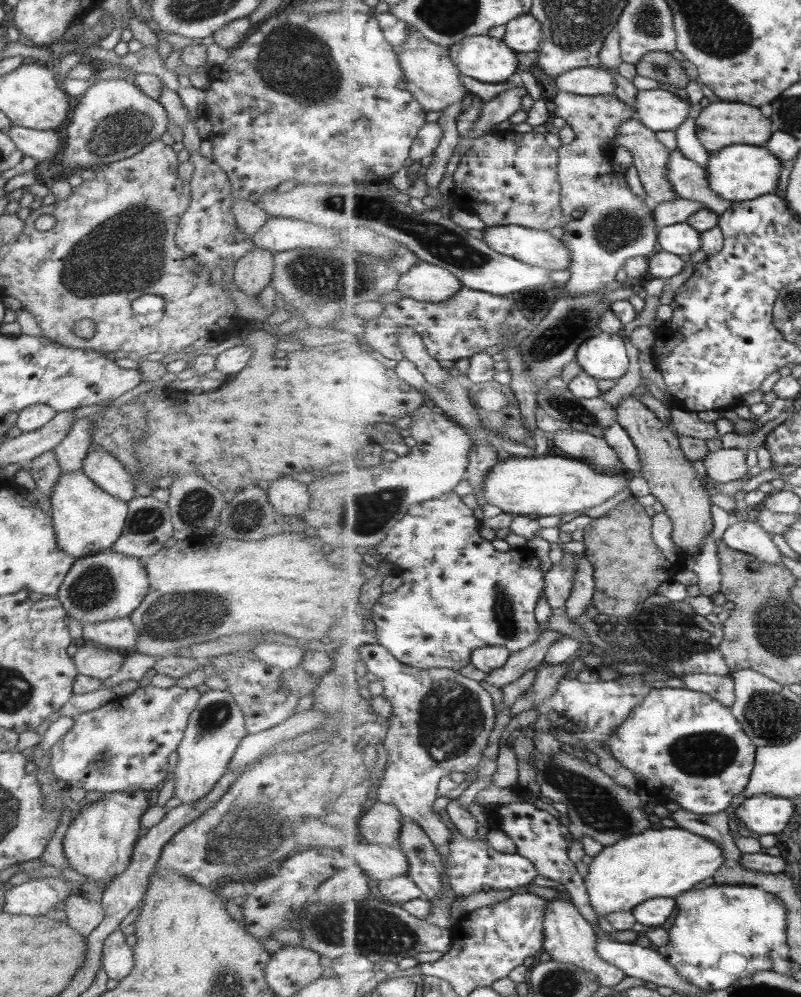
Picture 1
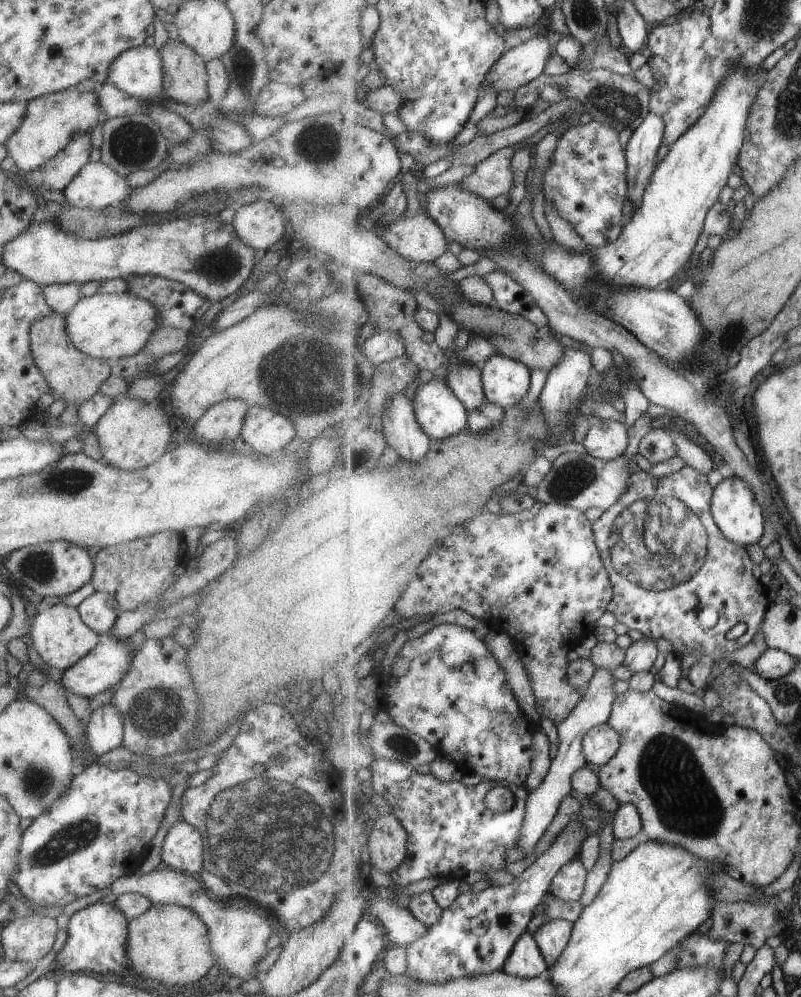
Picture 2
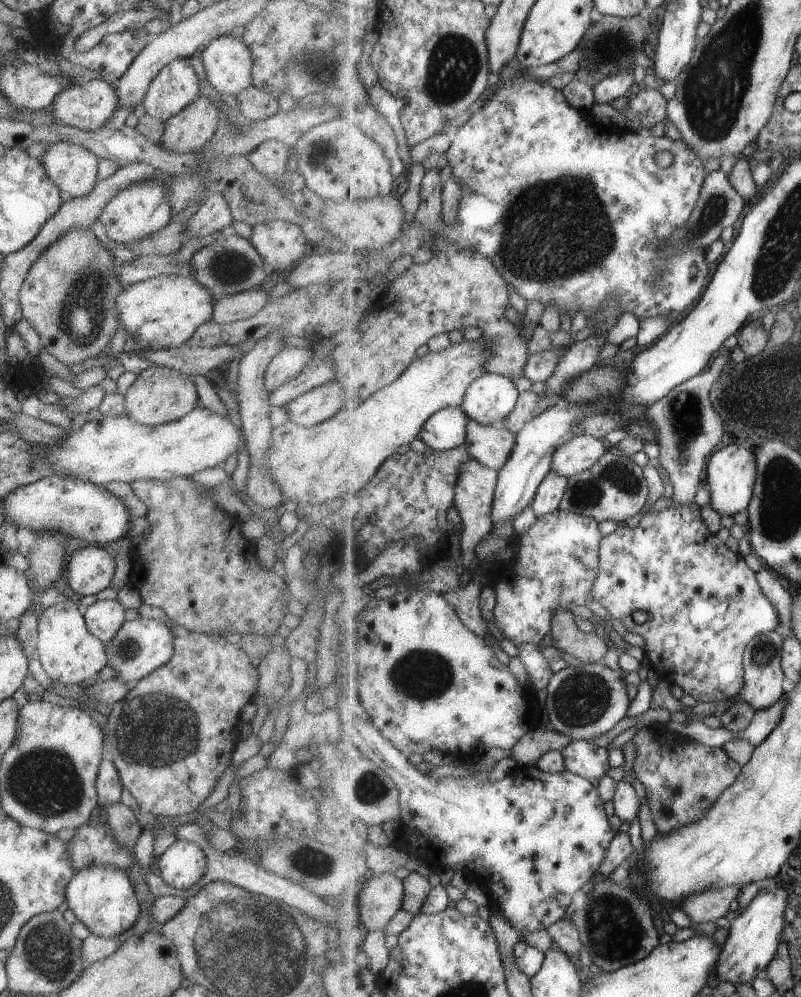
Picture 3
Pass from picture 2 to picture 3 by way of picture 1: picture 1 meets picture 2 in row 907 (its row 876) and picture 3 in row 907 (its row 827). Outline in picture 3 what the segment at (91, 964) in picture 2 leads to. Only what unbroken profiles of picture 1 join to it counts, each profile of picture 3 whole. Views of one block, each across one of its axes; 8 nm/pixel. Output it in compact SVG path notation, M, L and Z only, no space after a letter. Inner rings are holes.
M86 865L69 880L64 891L65 904L82 922L90 934L97 937L127 935L134 926L142 908L134 891L128 872L119 871L110 865Z

